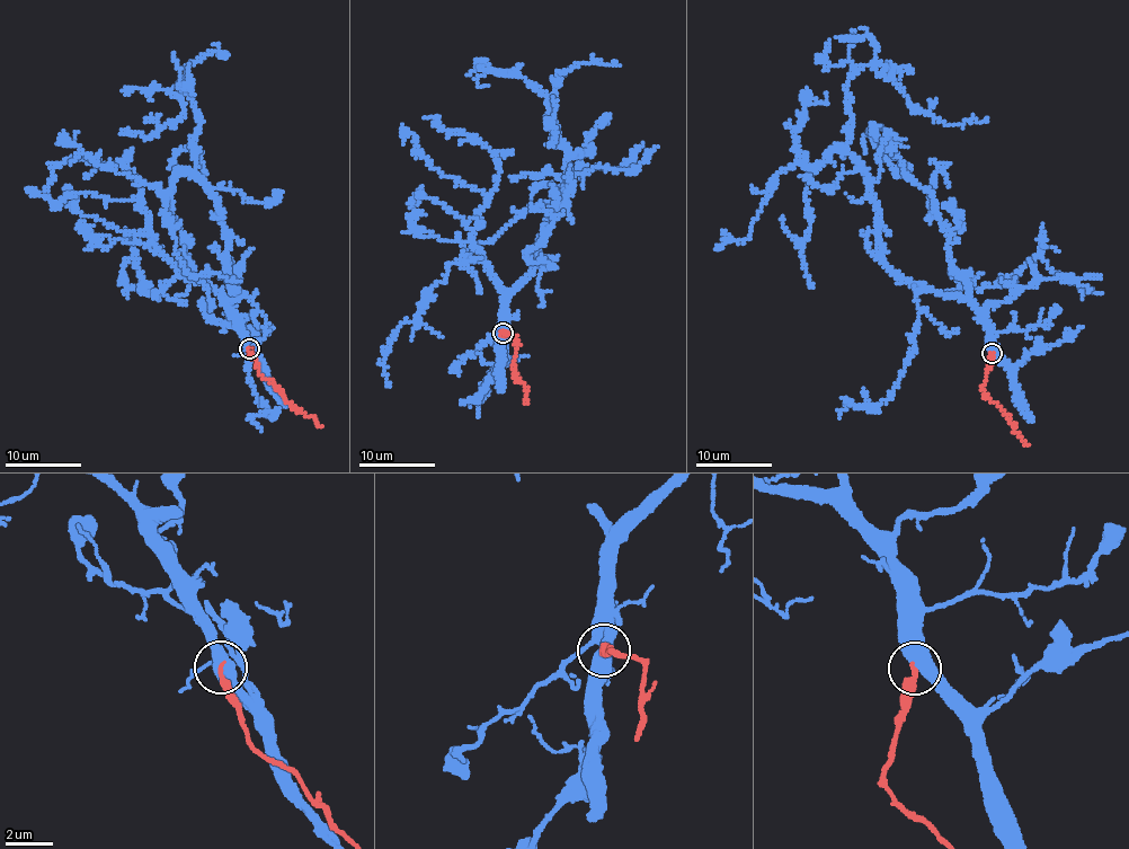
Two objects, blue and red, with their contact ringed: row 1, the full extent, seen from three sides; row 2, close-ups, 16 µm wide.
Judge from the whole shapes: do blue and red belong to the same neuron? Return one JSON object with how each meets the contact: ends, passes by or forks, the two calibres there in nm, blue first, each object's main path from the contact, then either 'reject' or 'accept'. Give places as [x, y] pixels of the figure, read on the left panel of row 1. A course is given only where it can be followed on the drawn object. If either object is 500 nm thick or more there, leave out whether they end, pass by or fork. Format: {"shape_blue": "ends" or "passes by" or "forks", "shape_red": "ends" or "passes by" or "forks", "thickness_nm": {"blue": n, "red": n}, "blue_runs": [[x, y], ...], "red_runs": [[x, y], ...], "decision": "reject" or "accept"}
{"thickness_nm": {"blue": 500, "red": 320}, "blue_runs": [[249, 348], [185, 86], [181, 118], [149, 139], [124, 129]], "red_runs": [[249, 348], [256, 368], [287, 401], [319, 426]], "decision": "reject"}

